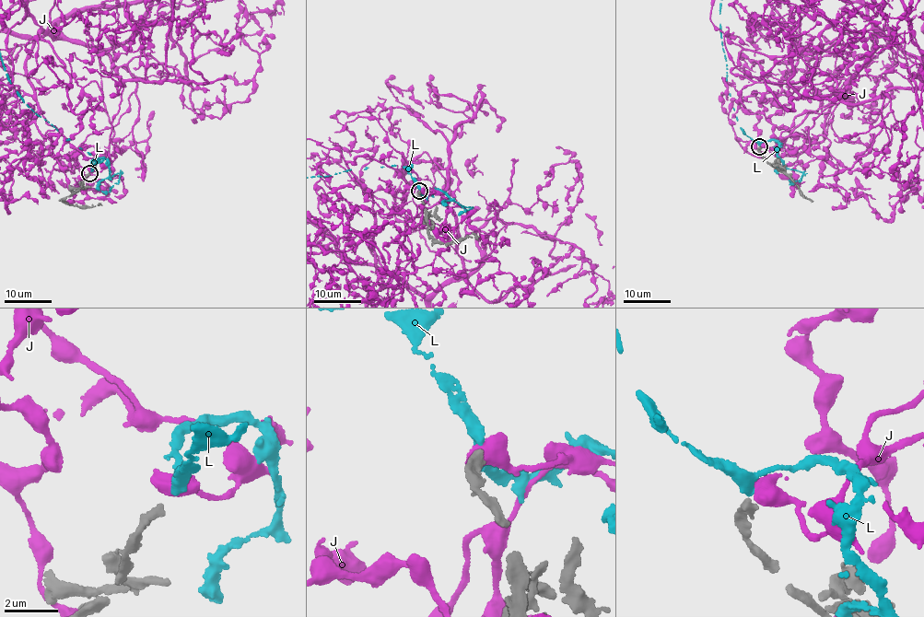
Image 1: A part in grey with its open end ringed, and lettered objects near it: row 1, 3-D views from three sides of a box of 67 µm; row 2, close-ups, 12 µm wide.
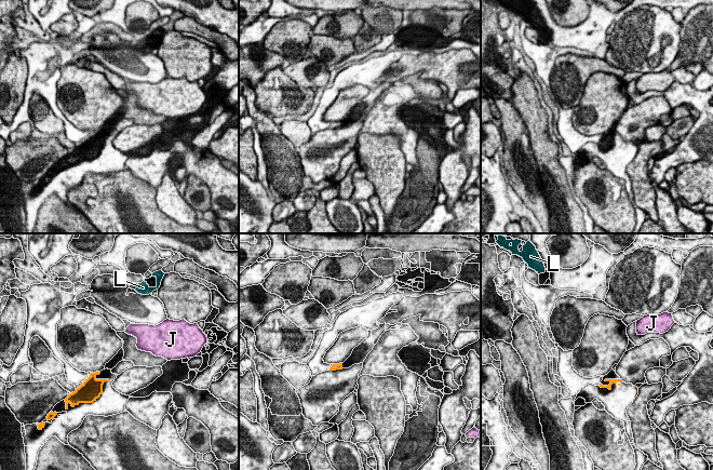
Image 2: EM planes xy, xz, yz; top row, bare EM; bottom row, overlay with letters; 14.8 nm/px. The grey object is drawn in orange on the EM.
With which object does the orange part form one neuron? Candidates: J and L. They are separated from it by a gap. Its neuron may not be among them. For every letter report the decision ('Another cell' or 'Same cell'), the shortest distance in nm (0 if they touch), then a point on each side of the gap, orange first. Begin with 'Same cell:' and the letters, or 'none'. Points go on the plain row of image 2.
Same cell: L
J: Another cell. Distance 650 nm. Across: xy (108, 137), (138, 107)
L: Same cell. Distance 1300 nm. Across: xy (99, 130), (138, 51)

